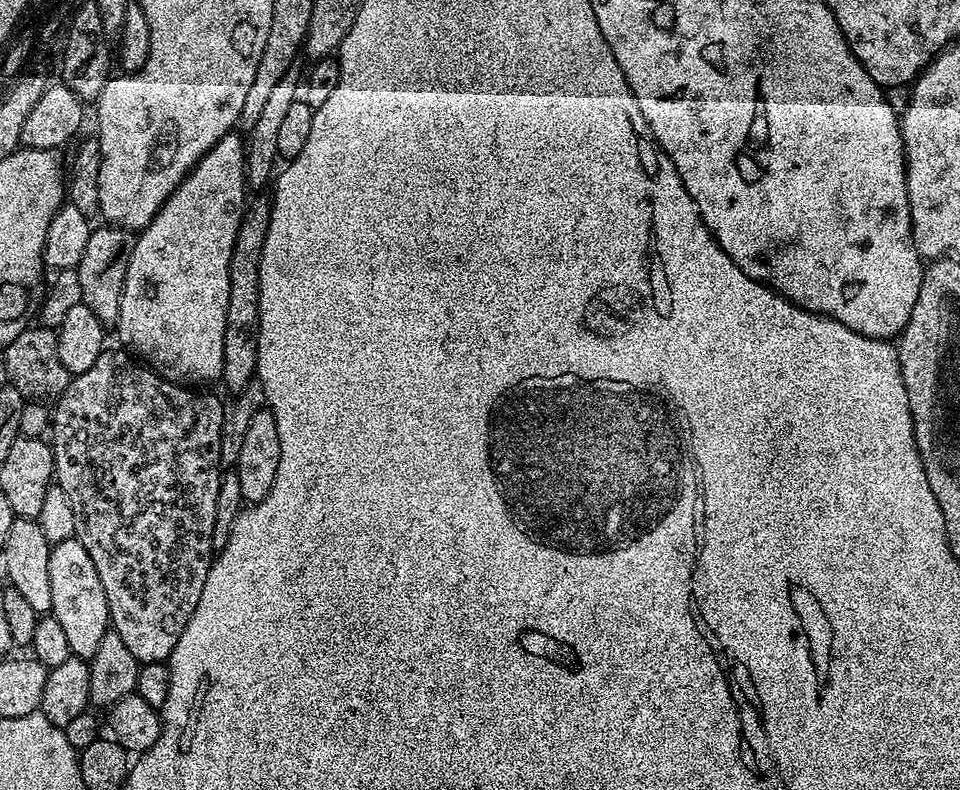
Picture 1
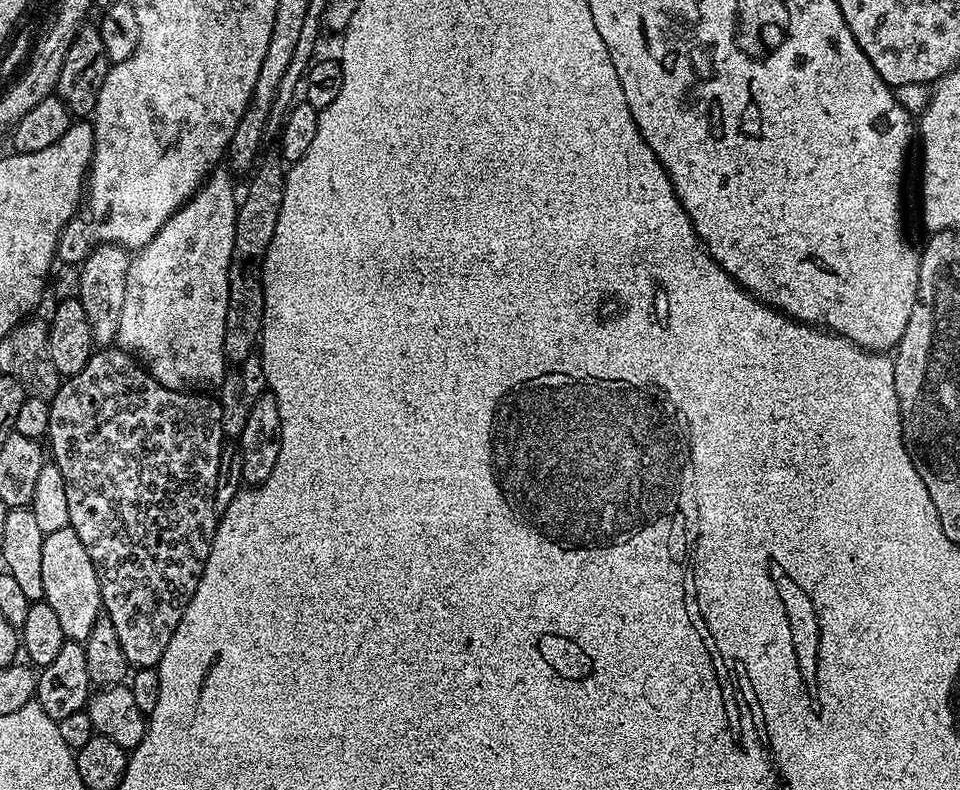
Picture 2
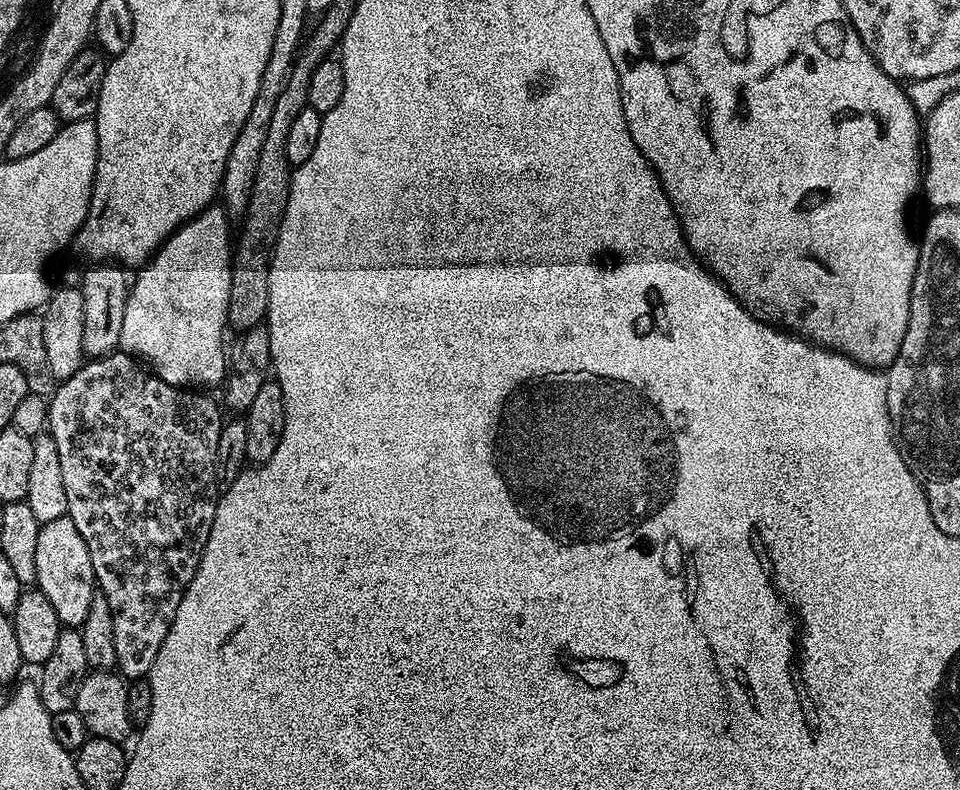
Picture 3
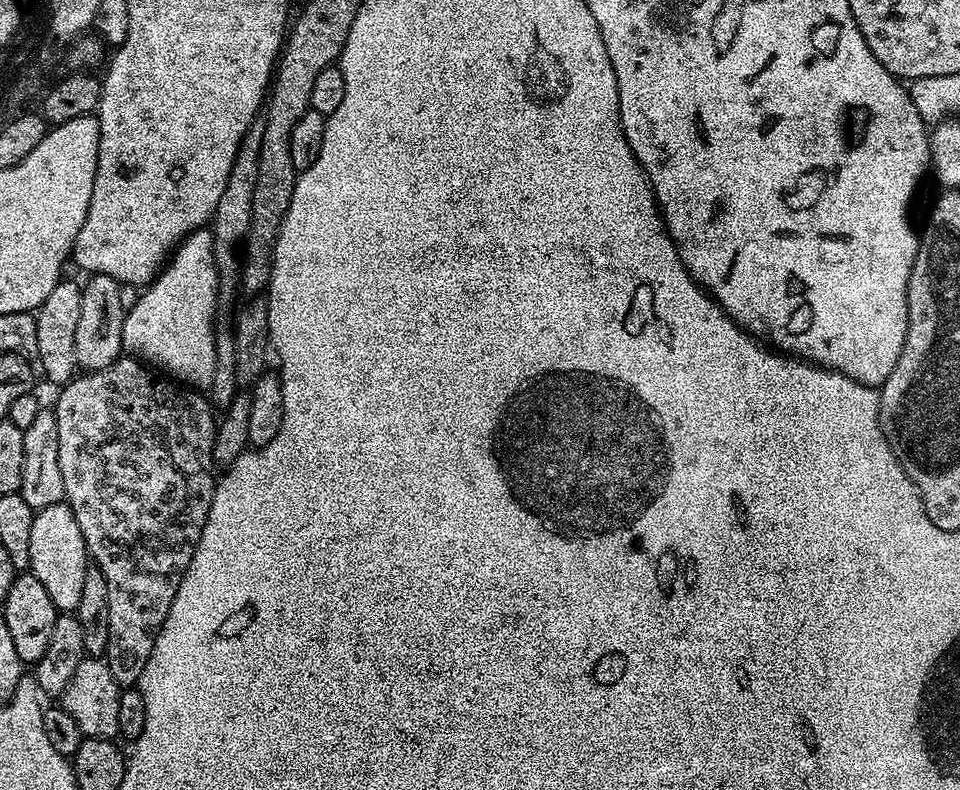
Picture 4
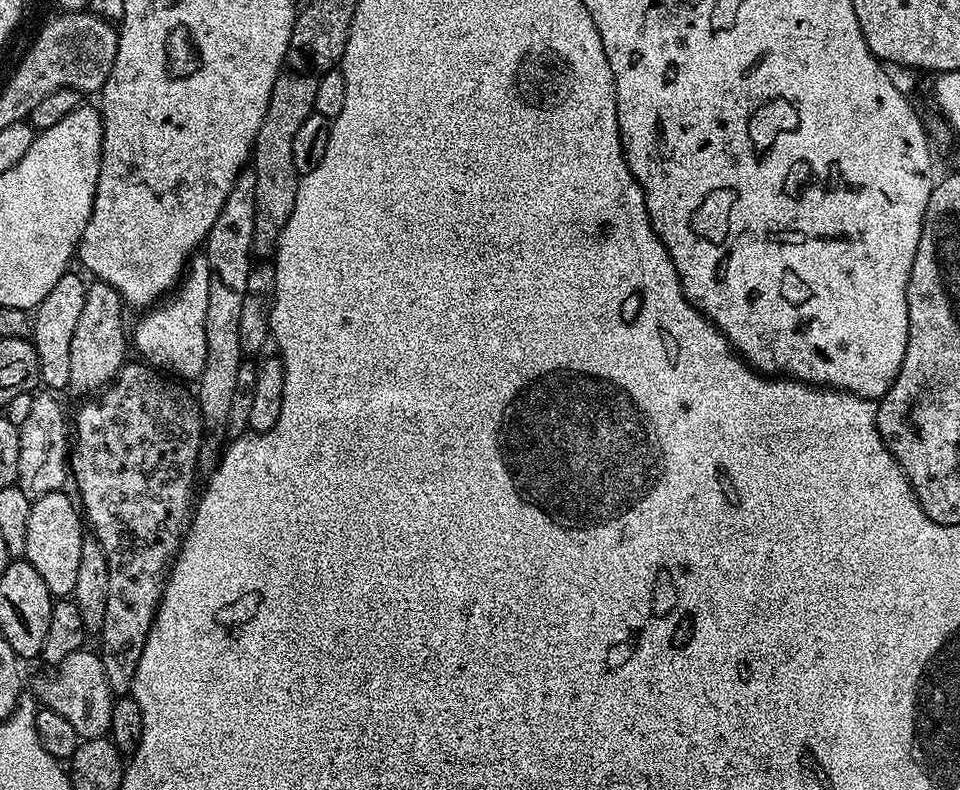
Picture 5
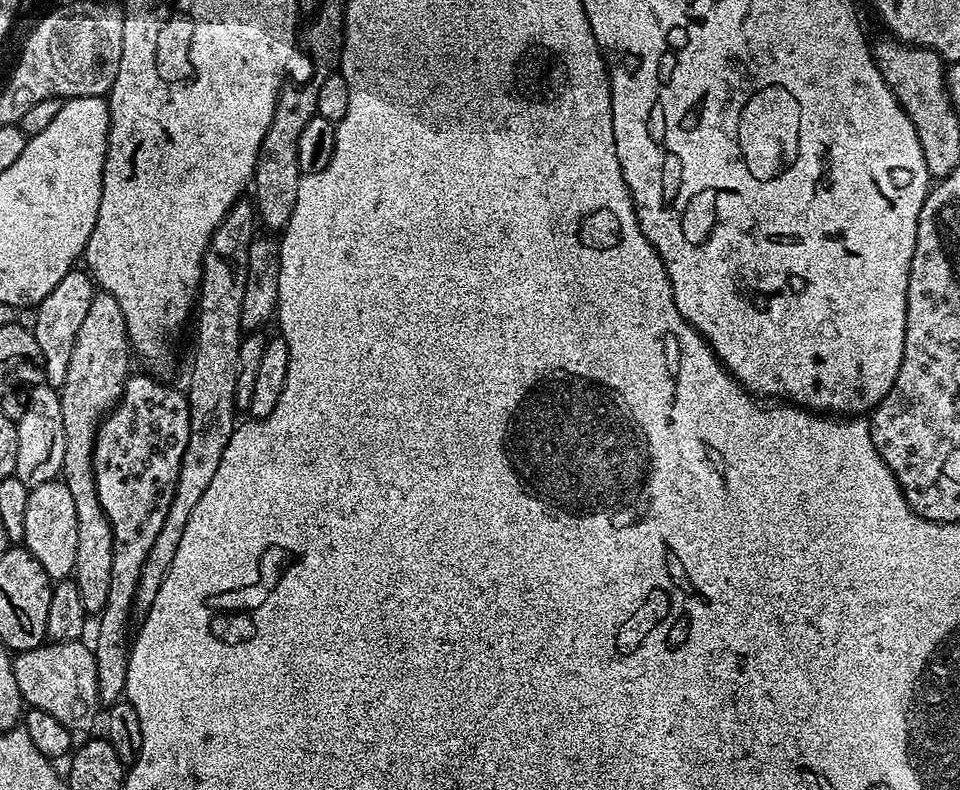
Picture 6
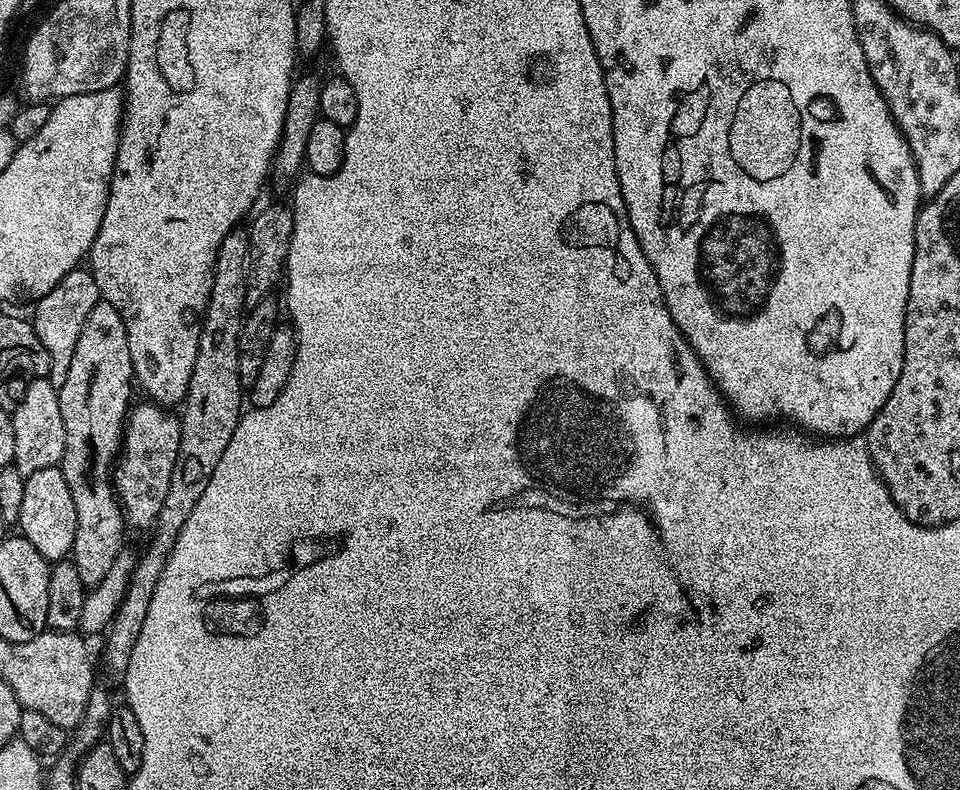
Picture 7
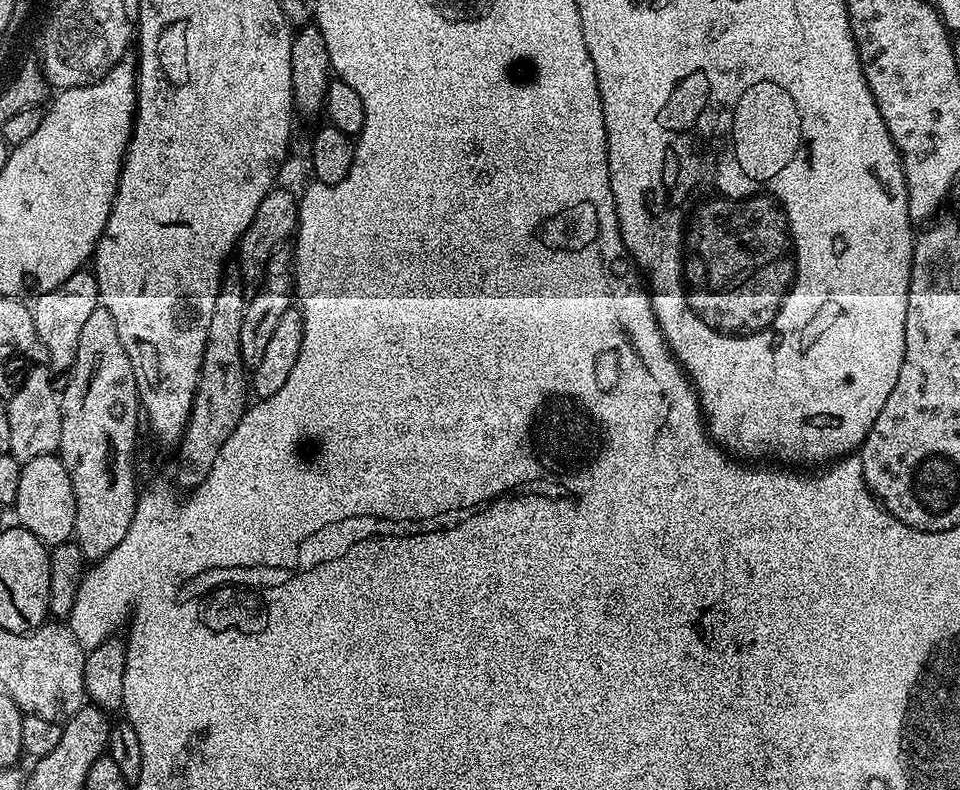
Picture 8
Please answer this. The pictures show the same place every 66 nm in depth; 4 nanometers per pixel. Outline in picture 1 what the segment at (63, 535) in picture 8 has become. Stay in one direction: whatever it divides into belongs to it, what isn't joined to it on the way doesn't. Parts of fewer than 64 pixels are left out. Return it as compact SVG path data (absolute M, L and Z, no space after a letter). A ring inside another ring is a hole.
M78 539L63 540L52 545L50 550L50 602L51 616L62 626L66 639L70 642L72 655L81 660L91 661L98 642L110 631L106 590L98 582L98 570L86 554L86 546Z

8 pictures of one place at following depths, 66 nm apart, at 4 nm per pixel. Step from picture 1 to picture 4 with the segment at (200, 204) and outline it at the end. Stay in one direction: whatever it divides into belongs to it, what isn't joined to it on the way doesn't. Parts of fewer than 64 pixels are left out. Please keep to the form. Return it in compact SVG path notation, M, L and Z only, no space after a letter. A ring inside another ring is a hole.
M202 227L181 240L155 280L141 292L124 314L123 351L153 369L161 368L156 370L181 385L193 390L211 389L216 369L216 332L212 323L220 300L220 275L211 231Z

